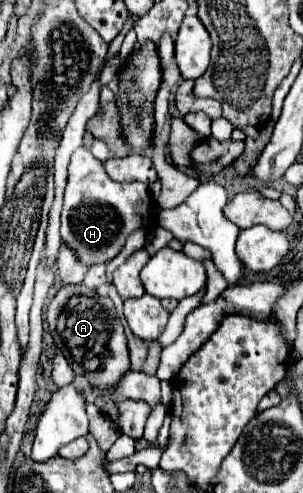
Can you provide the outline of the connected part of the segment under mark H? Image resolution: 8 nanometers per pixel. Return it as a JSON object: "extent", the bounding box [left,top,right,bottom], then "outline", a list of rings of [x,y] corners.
{"extent":[60,147,158,265],"outline":[[[78,147],[68,165],[68,185],[64,191],[64,207],[62,207],[62,227],[60,235],[64,243],[70,243],[78,251],[78,257],[86,265],[106,263],[114,259],[126,237],[140,227],[150,229],[156,221],[158,205],[148,193],[144,183],[114,183],[104,171],[102,163],[84,147]]]}

